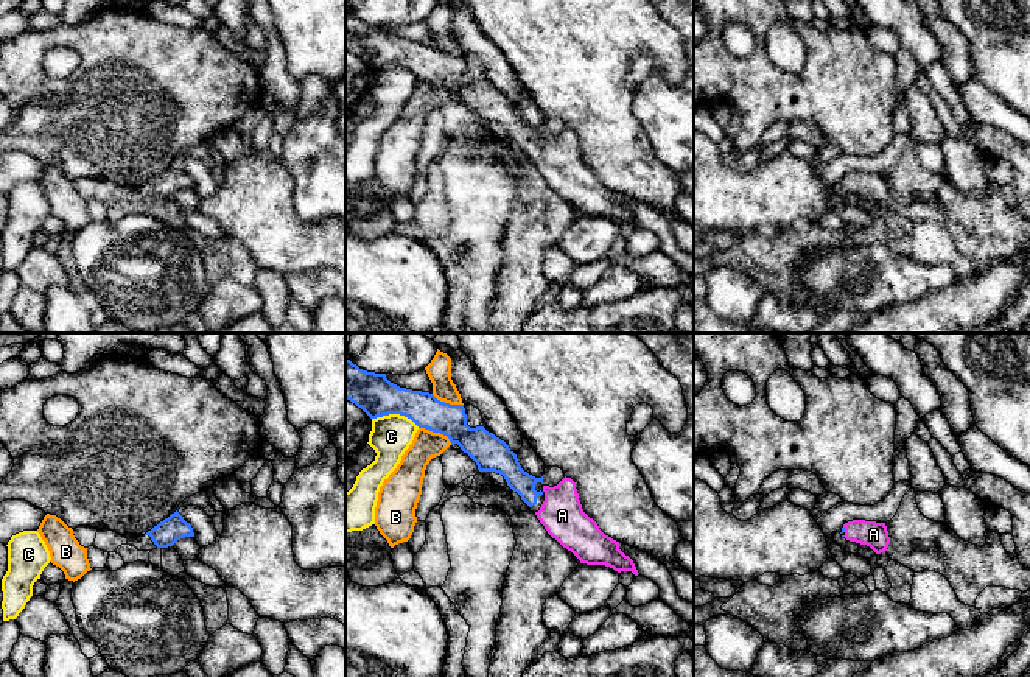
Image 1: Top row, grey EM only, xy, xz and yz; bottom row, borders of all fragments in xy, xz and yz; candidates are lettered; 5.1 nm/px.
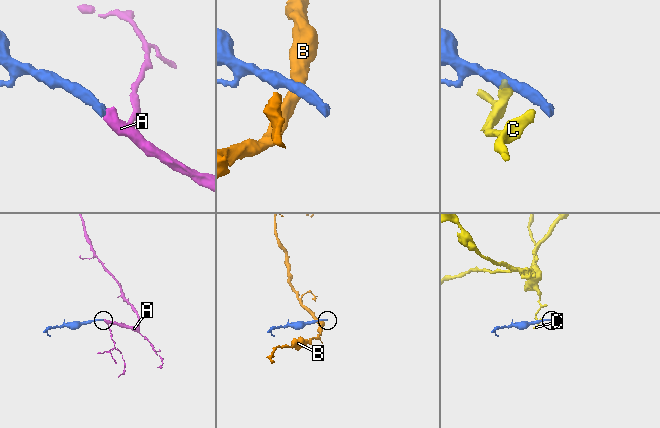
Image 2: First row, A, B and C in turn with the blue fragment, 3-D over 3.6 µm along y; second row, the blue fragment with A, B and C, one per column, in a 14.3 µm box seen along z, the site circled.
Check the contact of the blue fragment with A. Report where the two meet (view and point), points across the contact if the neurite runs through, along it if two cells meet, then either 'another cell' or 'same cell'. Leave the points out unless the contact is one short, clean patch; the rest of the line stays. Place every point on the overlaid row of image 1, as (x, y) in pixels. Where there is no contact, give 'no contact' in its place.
yz (844, 529) | across yz (842, 528), (844, 529), (873, 534) | same cell

